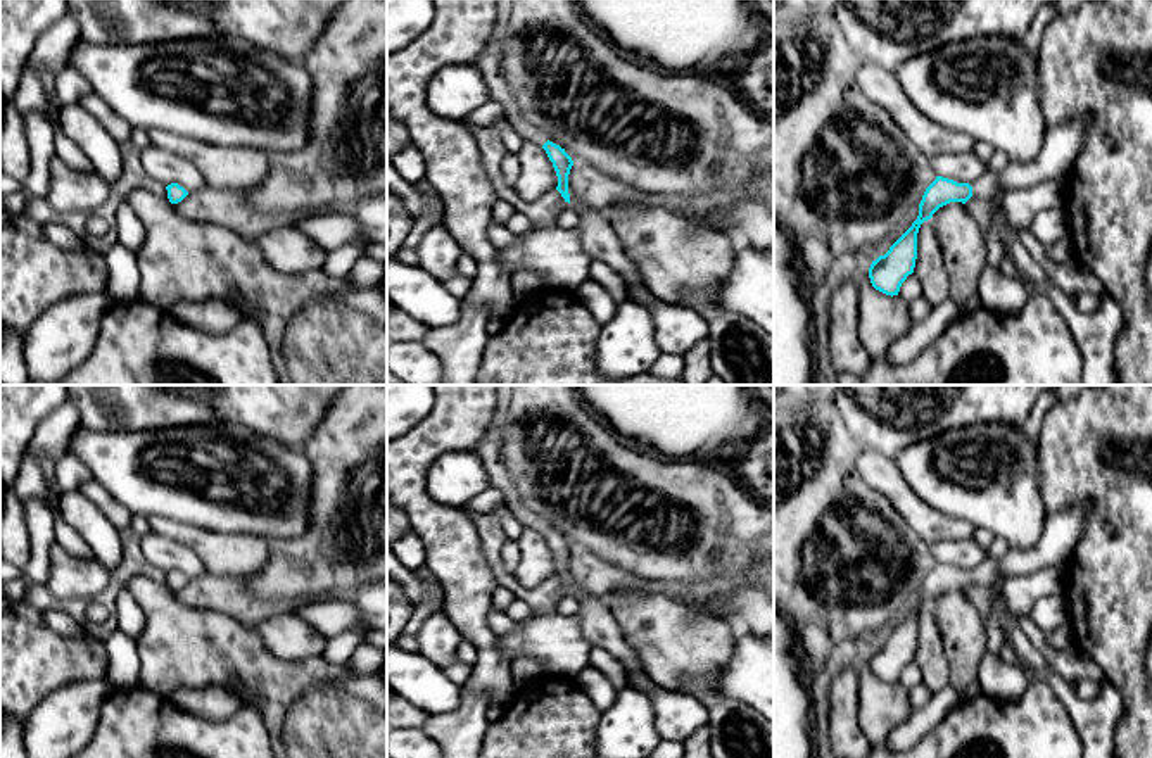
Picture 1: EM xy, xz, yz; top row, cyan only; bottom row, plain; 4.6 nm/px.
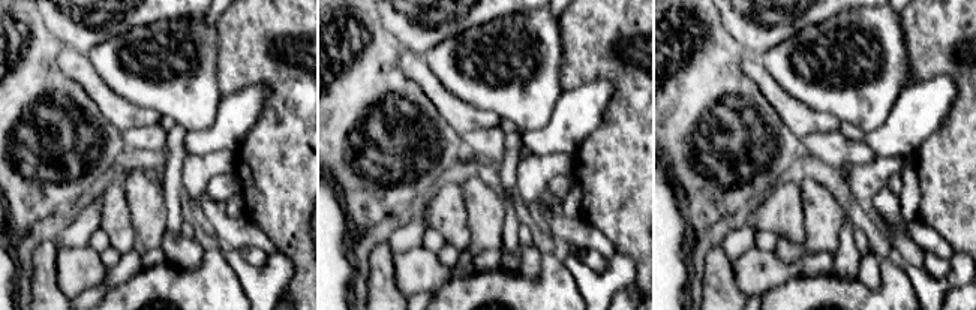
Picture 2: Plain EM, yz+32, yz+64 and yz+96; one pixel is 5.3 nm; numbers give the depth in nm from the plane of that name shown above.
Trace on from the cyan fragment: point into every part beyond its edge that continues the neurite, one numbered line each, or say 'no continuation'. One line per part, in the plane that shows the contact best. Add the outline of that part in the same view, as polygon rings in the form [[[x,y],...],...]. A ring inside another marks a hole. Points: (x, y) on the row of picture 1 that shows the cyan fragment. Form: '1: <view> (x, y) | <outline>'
1: yz (1057, 157) | [[[1078,117],[1047,129],[1047,142],[1031,162],[1010,162],[1003,171],[984,174],[971,183],[972,195],[991,200],[997,193],[1028,188],[1043,180],[1069,183],[1085,145],[1088,117]]]

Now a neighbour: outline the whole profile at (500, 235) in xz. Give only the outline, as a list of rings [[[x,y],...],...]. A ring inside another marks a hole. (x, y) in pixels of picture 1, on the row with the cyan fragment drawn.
[[[491,219],[487,237],[496,249],[503,249],[518,242],[520,237],[513,235],[506,226]]]

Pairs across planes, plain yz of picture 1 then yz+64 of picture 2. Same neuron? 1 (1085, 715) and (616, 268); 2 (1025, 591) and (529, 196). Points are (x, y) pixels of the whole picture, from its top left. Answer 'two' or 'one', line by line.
1: one
2: one

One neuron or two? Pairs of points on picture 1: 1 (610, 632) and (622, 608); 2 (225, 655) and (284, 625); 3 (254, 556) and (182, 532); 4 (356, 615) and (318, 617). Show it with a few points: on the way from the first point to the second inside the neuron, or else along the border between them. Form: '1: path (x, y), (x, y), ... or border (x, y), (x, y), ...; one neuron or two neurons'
1: border (603, 600), (624, 639), (638, 655); two neurons
2: border (254, 627), (261, 643), (275, 656), (294, 660); two neurons
3: path (237, 555), (223, 555), (199, 539); one neuron
4: path (348, 615), (327, 617); one neuron

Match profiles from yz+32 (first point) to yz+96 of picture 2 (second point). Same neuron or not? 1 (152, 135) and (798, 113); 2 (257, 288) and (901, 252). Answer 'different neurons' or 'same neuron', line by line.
1: different neurons
2: different neurons

